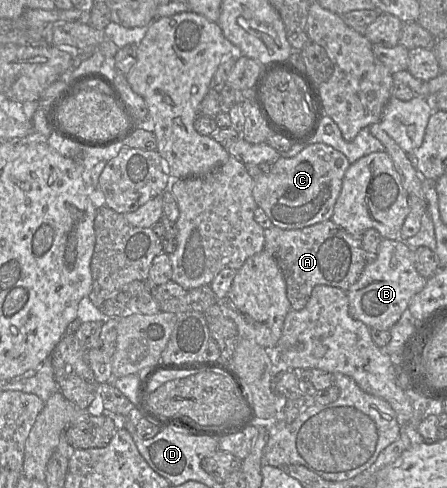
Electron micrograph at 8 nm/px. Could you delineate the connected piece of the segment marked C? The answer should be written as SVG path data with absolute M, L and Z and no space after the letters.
M323 143L310 144L294 157L280 157L269 173L254 177L253 197L273 225L282 229L302 229L330 220L349 166L342 152Z

